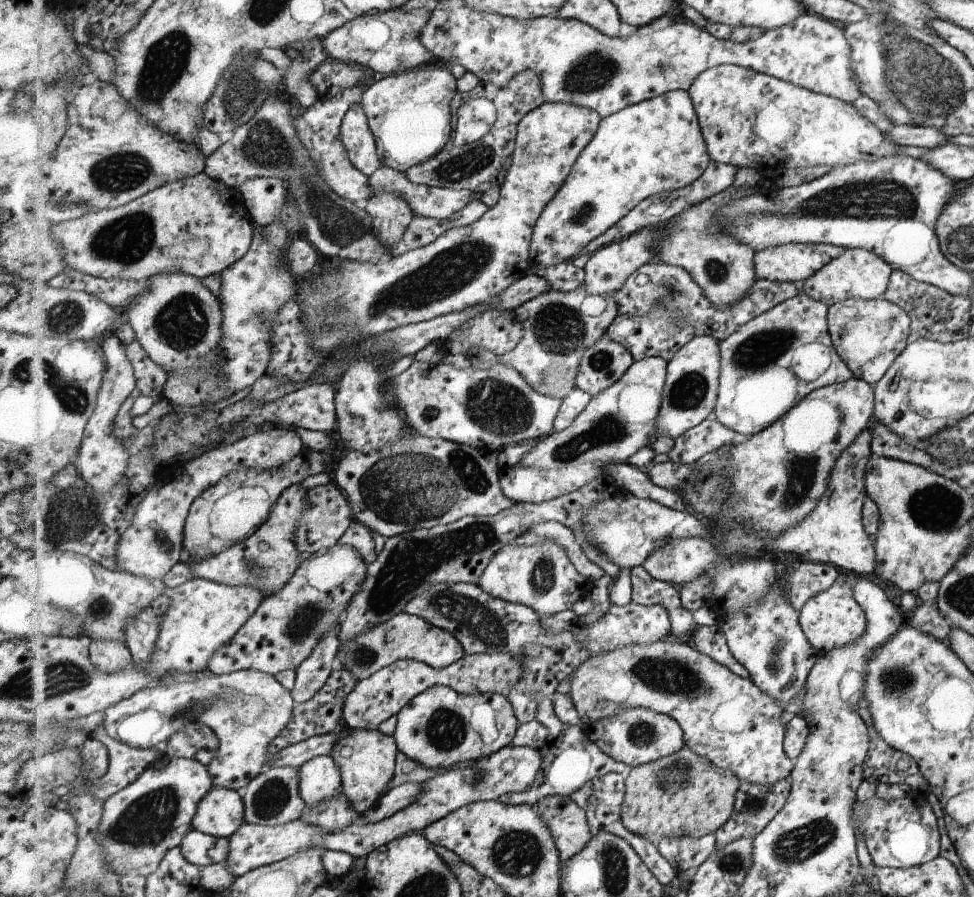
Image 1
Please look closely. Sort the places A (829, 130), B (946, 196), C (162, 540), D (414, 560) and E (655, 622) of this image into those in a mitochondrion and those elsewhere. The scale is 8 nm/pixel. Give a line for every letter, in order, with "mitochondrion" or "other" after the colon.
A: other
B: other
C: other
D: mitochondrion
E: other

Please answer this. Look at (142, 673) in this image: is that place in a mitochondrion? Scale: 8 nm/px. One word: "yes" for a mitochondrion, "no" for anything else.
no

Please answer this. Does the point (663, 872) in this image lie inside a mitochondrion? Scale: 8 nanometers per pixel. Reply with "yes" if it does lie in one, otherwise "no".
no

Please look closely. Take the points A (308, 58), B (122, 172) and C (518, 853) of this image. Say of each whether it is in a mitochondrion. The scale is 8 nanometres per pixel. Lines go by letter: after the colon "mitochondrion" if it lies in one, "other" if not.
A: other
B: mitochondrion
C: mitochondrion

